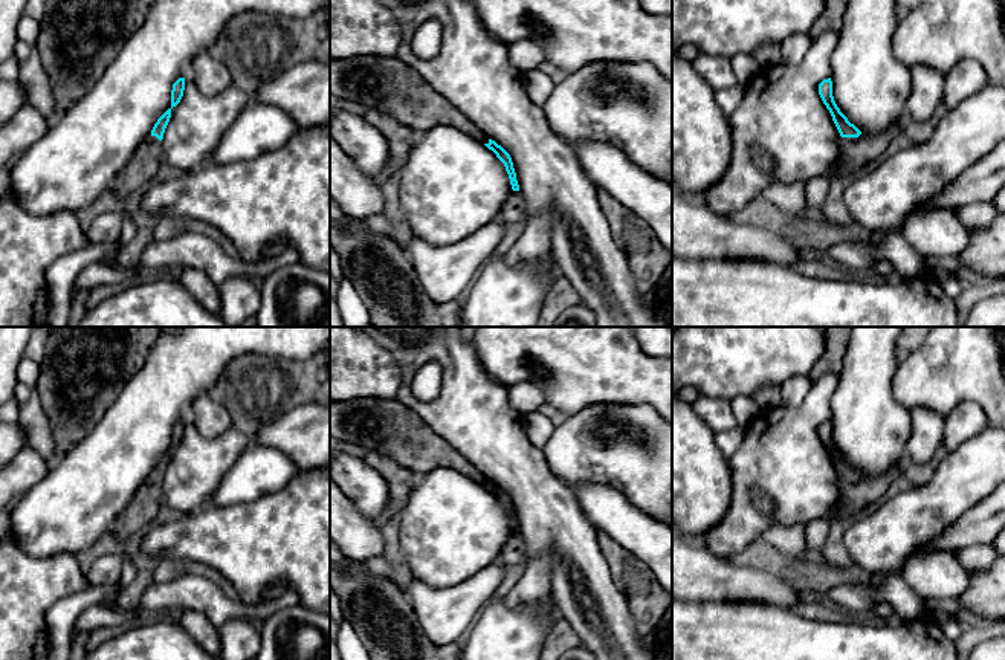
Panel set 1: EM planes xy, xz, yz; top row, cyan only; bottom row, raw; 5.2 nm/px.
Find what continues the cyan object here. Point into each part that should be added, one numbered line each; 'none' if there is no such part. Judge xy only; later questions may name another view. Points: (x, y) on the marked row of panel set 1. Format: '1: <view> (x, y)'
1: xy (142, 167)

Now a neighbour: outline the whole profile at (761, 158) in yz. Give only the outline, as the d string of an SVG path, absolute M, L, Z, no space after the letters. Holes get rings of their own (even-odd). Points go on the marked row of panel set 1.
M756 144L751 145L751 159L753 162L764 171L771 173L774 170L774 157L770 156L765 150L758 147Z

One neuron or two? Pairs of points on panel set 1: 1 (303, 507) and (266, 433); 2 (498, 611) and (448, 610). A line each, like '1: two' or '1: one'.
1: two
2: two

